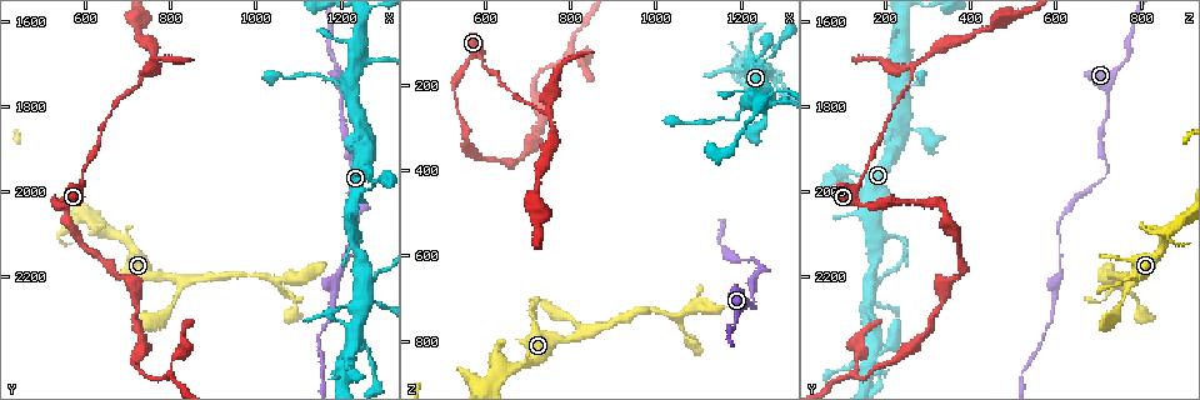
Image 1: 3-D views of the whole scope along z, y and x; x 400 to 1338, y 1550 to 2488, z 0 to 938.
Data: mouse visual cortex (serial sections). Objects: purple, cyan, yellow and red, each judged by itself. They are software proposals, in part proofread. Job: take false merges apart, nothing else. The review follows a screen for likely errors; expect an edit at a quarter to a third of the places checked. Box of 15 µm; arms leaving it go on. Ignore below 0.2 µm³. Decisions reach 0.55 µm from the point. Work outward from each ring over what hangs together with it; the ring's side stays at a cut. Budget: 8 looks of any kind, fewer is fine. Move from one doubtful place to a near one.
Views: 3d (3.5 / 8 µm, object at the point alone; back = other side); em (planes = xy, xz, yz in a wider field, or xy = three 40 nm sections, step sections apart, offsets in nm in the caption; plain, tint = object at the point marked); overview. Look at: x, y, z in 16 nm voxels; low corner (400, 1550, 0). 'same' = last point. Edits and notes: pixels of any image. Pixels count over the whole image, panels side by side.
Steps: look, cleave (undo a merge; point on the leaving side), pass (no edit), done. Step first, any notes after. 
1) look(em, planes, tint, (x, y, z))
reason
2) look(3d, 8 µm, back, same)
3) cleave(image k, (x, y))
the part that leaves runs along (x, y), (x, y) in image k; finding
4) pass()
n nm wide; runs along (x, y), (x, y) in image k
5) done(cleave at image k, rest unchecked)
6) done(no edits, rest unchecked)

look(3d, 3.5 µm, back, (1200, 1795, 720))
thin neck

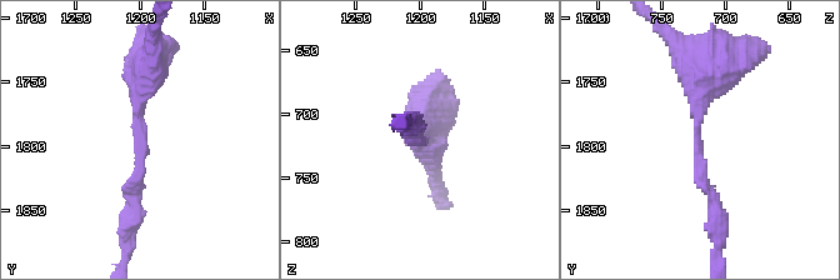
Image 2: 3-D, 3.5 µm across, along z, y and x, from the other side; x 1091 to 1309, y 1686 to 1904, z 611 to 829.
look(em, xy, step 1, tint, (1200, 1794, 720))
arms of 150, 400 nm; need the tissue

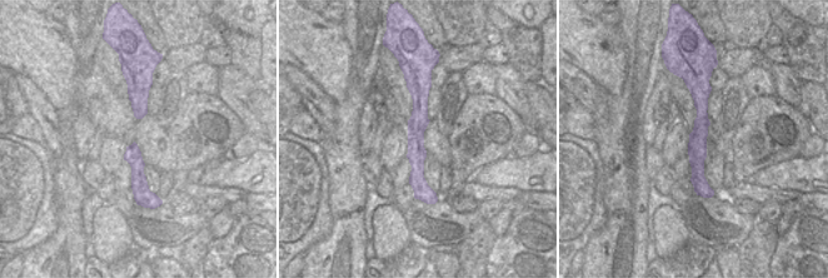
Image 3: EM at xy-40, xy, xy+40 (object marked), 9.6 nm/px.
pass()
runs along (410, 85), (425, 193) in image 3; one cell here

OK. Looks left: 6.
look(3d, 3.5 µm, (1230, 1970, 710))

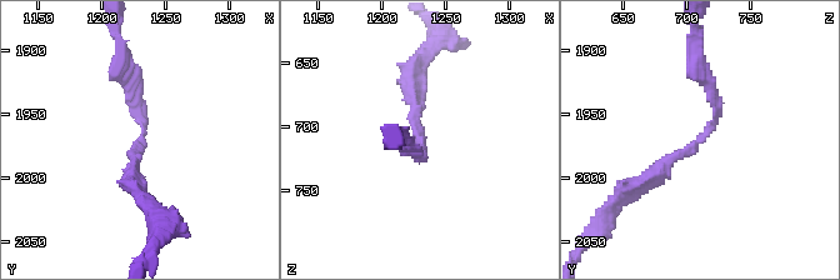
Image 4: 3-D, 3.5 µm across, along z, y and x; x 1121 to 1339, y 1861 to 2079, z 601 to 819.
look(em, xy, step 2, tint, (1230, 1966, 714))

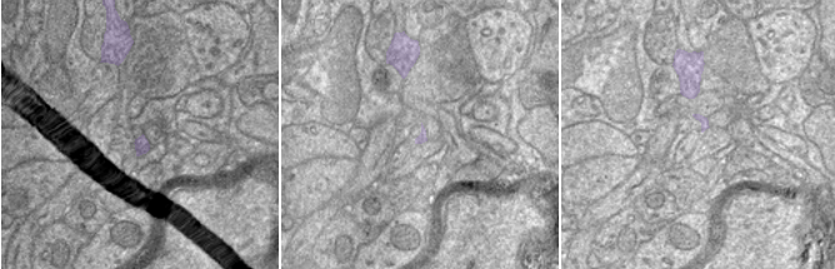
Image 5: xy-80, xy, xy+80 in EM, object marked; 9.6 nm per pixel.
pass()
arms of 150, 200 nm; runs along (698, 65), (718, 115), (644, 180) in image 4; all the same cell

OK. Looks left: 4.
look(3d, 3.5 µm, (1045, 2205, 735))
arms part here

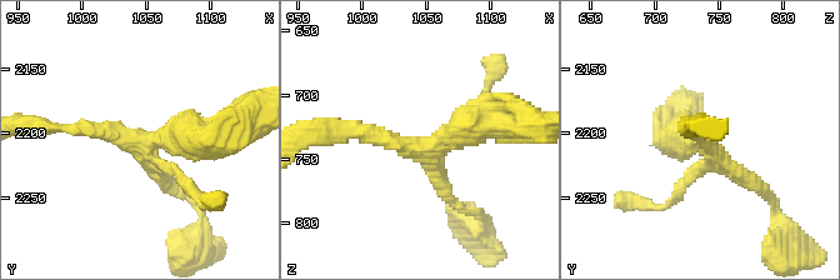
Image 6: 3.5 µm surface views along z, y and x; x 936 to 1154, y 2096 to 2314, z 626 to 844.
look(em, xy, step 3, tint, (1044, 2208, 742))

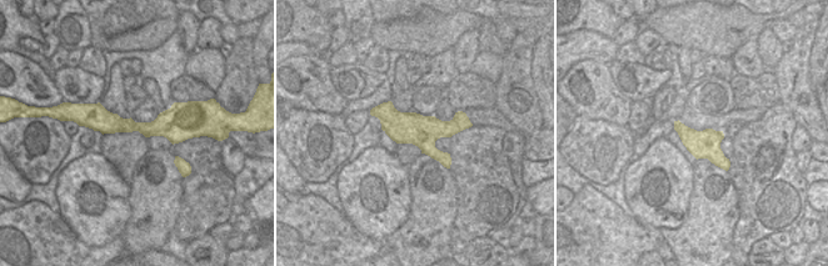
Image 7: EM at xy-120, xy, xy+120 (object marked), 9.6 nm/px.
look(em, xy, step 2, tint, same)
cut it another way

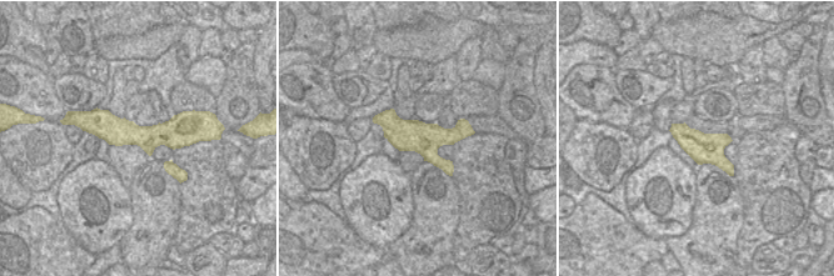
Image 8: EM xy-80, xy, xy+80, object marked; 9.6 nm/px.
pass()
runs along (341, 131), (418, 148), (490, 119) in image 6; one cell here

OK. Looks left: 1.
done(no edits, rest unchecked)

